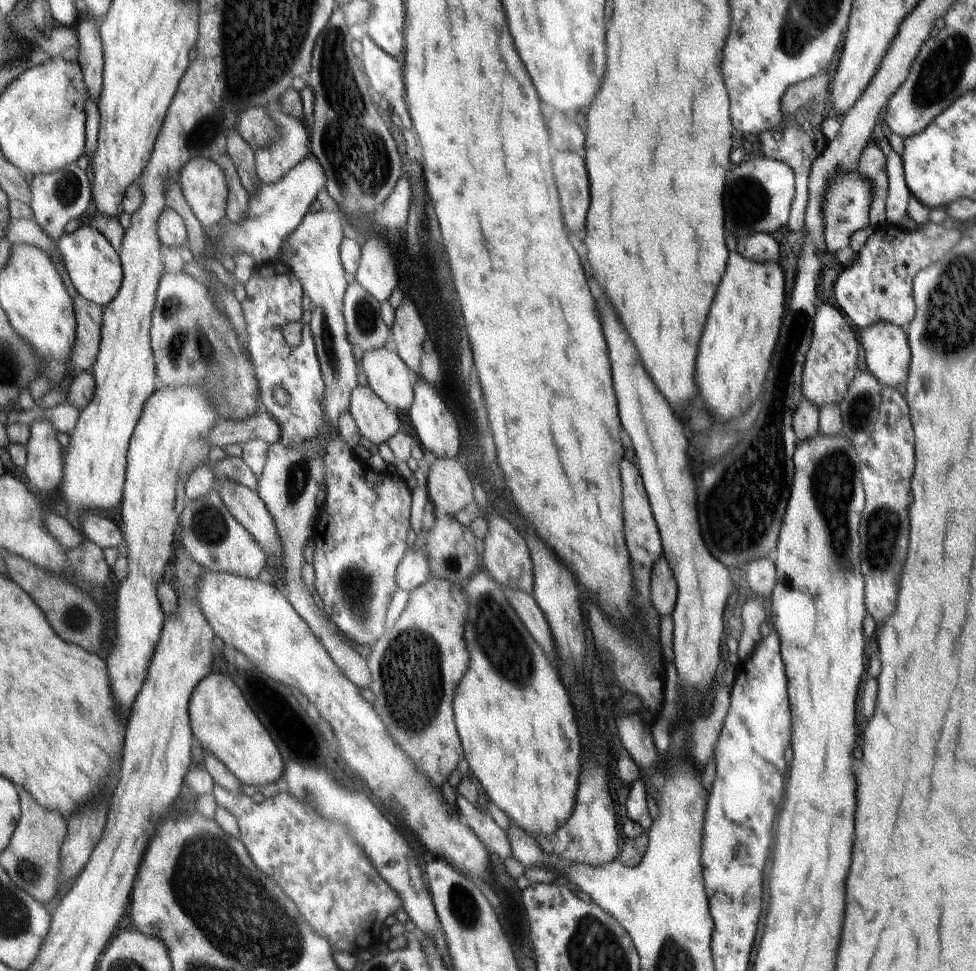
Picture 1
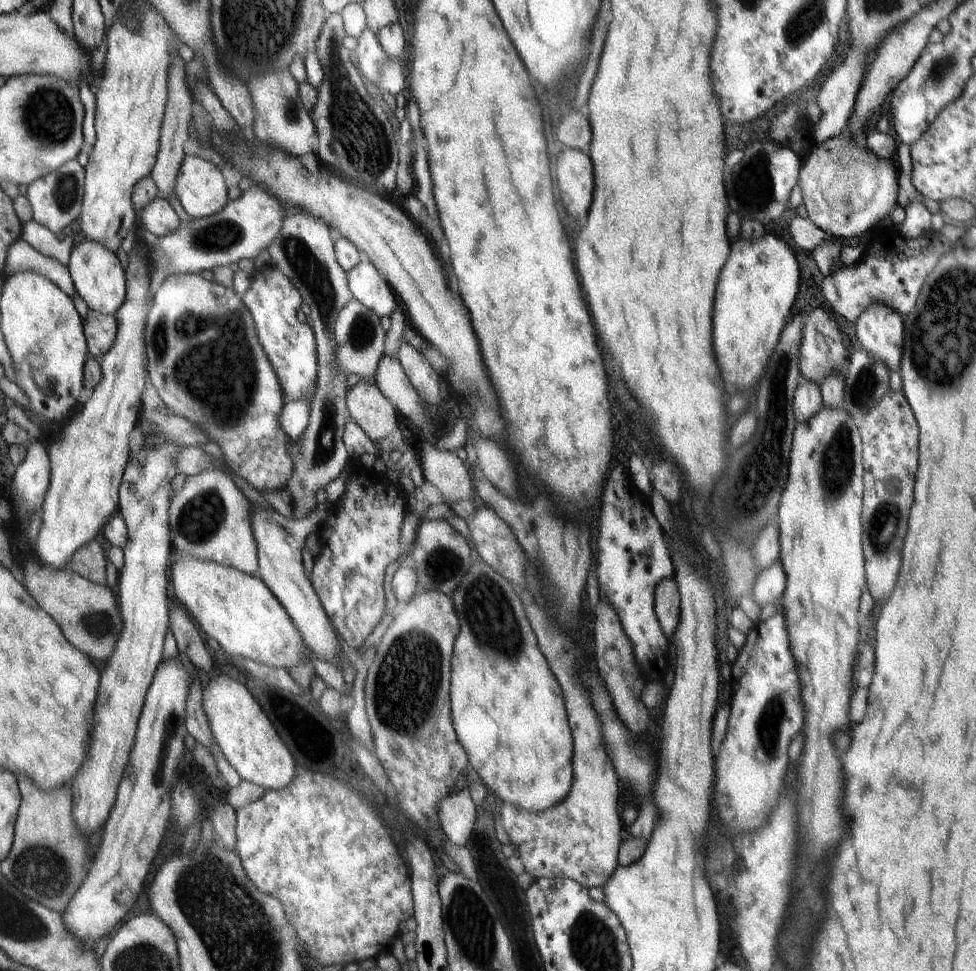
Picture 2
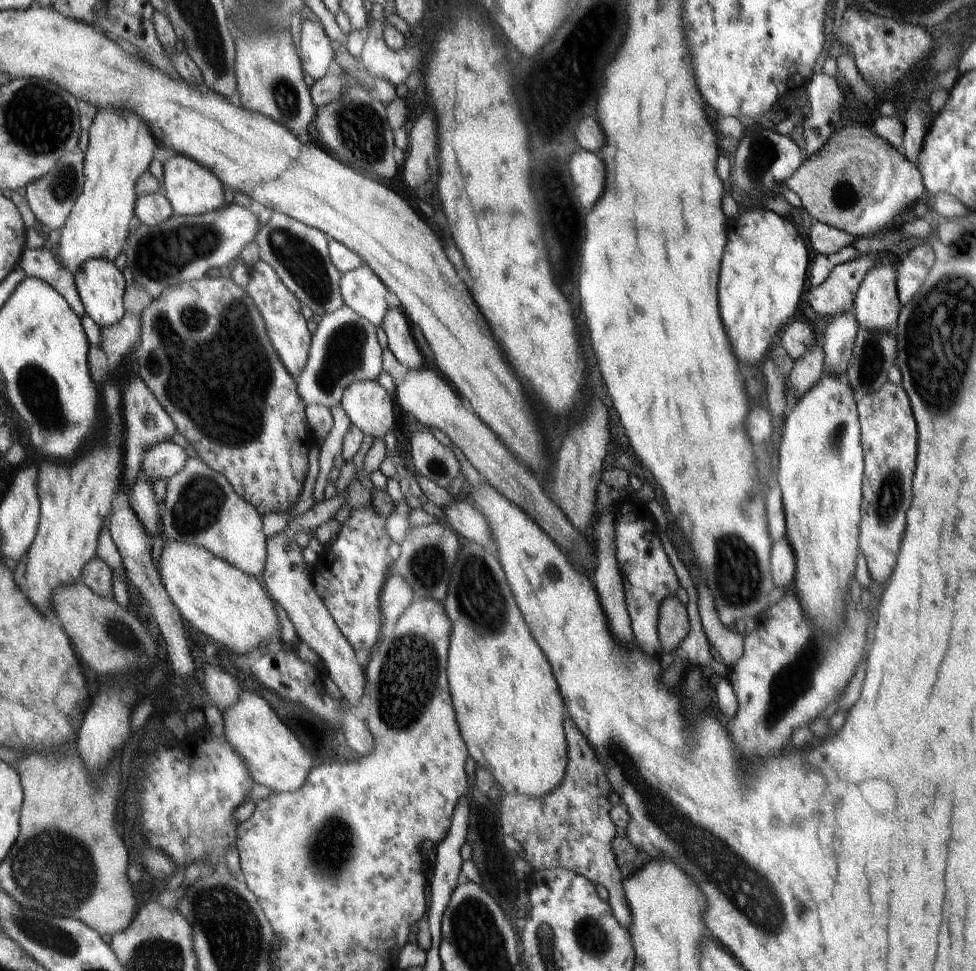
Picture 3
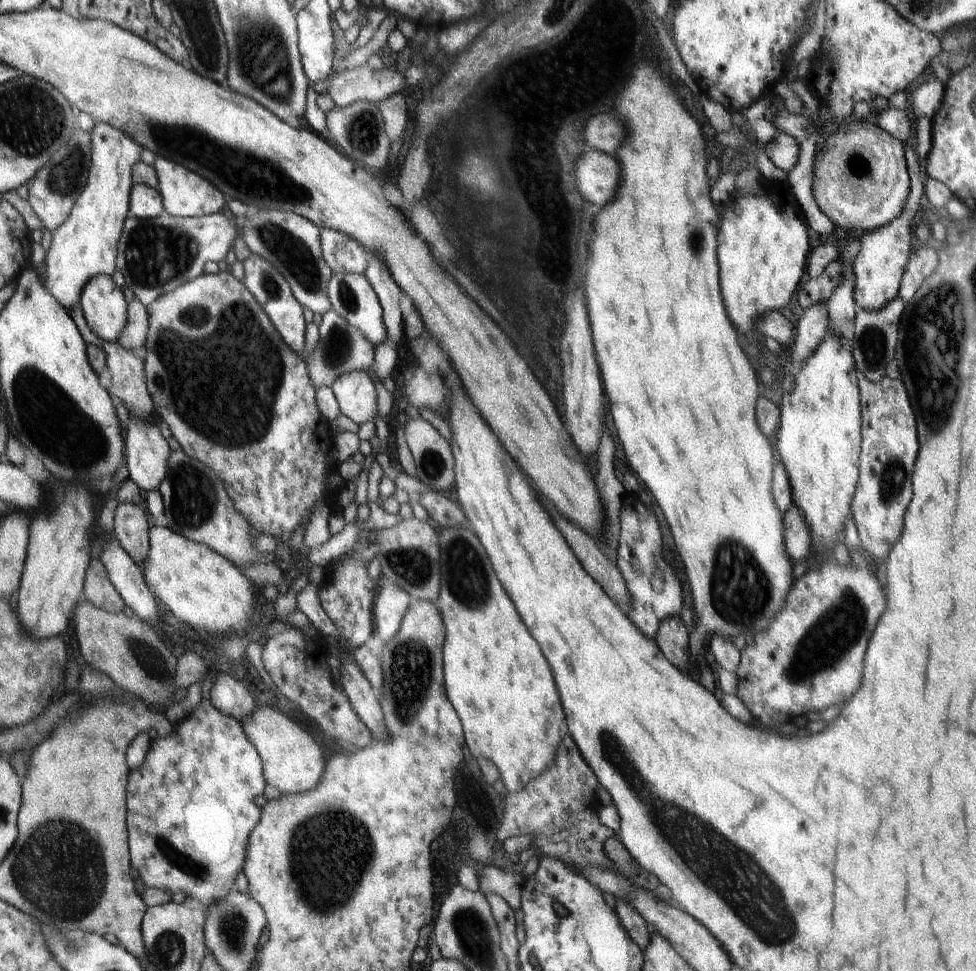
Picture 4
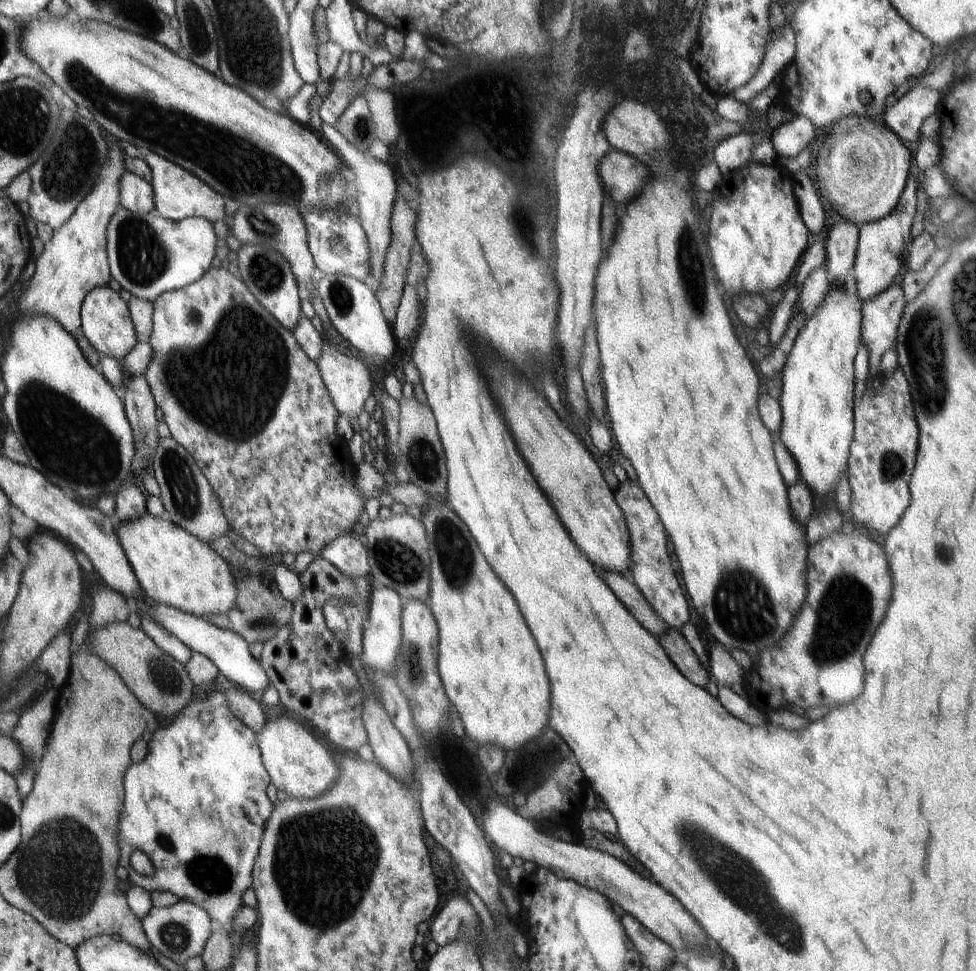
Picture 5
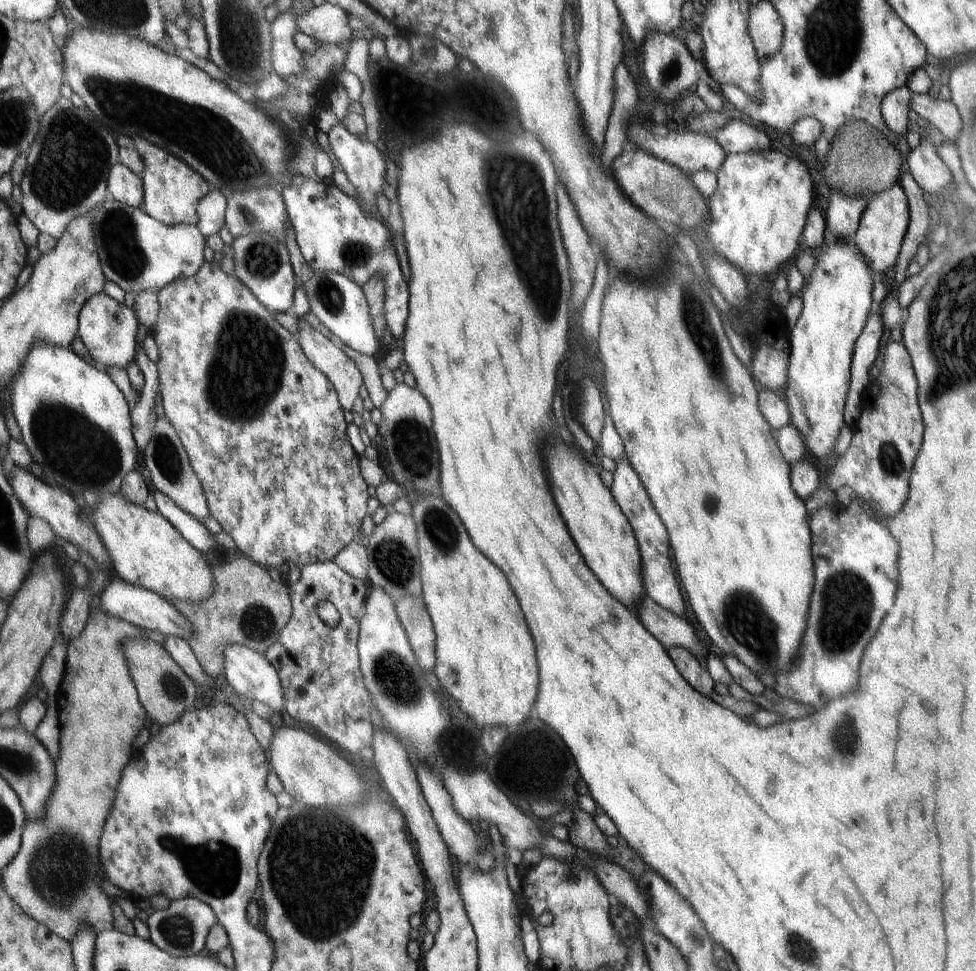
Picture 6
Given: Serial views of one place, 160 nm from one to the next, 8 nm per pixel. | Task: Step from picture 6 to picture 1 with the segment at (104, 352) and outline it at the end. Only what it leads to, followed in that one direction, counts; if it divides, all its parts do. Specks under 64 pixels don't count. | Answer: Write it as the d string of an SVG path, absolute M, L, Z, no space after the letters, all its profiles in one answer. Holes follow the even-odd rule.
M82 222L74 232L64 233L57 240L56 246L62 253L63 264L76 292L99 307L106 306L118 294L123 279L121 260L110 242L98 230Z

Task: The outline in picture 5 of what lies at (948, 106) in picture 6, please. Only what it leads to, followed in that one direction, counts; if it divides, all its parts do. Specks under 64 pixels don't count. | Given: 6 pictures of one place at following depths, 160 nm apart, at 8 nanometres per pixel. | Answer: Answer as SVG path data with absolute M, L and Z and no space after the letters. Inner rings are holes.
M920 83L912 84L912 88L897 100L892 106L886 107L879 119L896 133L901 139L916 142L921 136L922 123L930 116L936 114L941 100L941 94L930 87Z

